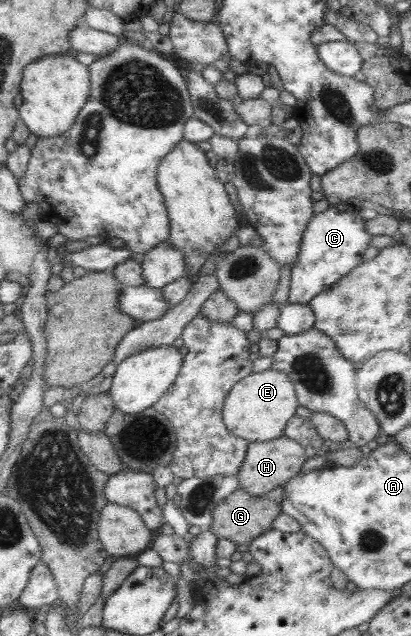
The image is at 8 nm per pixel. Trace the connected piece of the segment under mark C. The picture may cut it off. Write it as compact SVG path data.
M347 203L330 205L326 211L314 215L302 239L300 259L291 268L289 302L310 304L339 279L350 274L354 267L362 265L364 259L361 255L366 253L372 241L366 222L358 208Z

